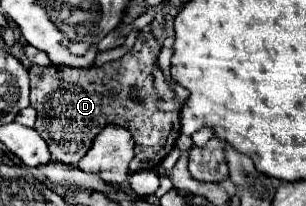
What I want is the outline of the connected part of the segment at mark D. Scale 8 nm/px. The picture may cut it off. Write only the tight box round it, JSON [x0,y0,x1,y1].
[29,34,183,170]

